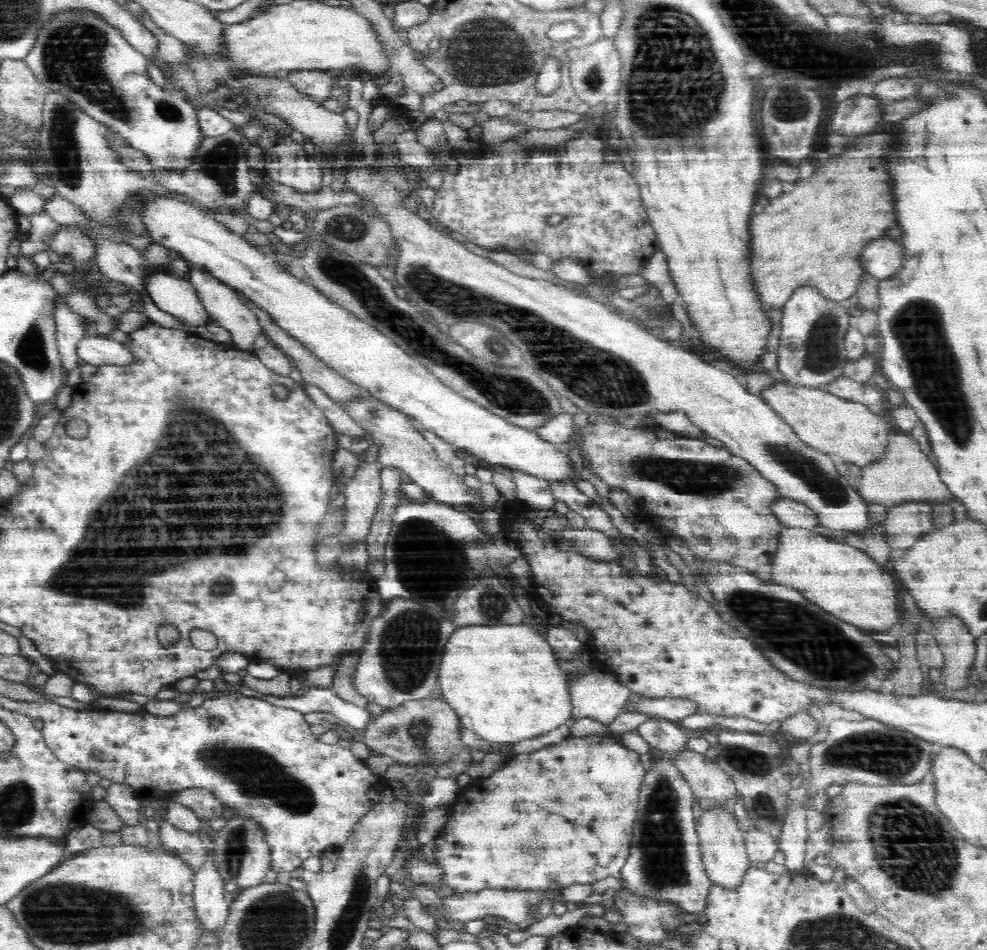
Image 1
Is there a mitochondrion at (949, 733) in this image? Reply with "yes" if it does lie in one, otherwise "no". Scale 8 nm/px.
no

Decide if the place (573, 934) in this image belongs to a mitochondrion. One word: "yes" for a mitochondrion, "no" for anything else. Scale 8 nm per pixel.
no

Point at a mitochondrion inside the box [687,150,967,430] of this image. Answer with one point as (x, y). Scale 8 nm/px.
(822, 357)

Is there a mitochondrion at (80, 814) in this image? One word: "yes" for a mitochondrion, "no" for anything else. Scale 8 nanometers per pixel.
no

